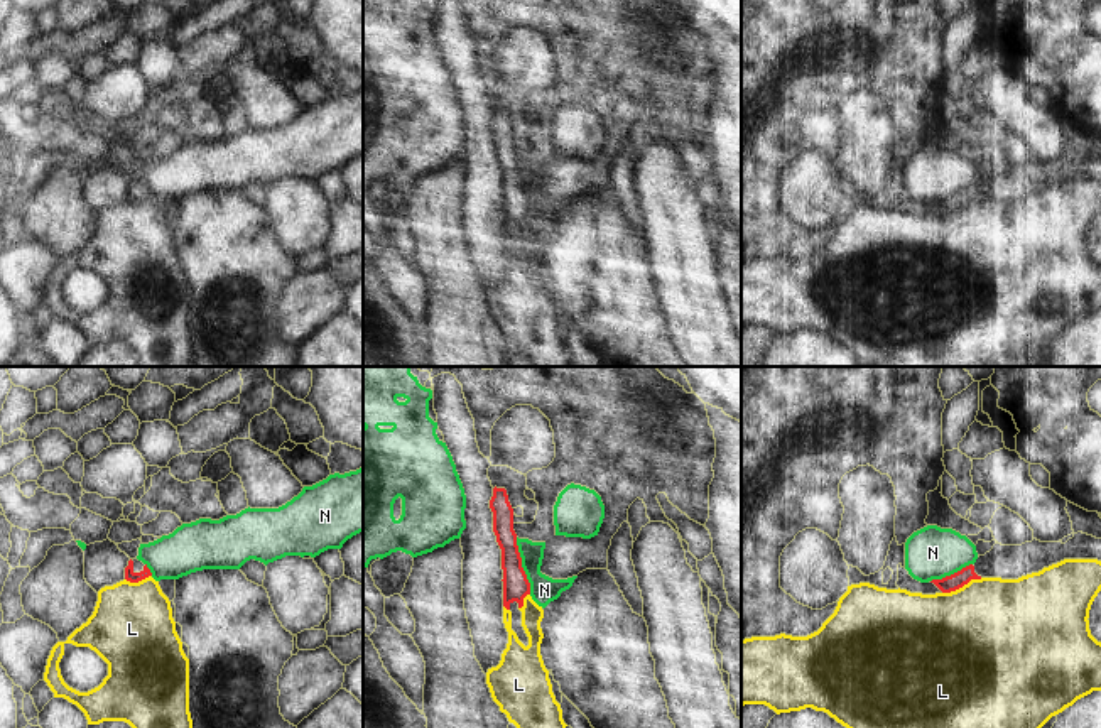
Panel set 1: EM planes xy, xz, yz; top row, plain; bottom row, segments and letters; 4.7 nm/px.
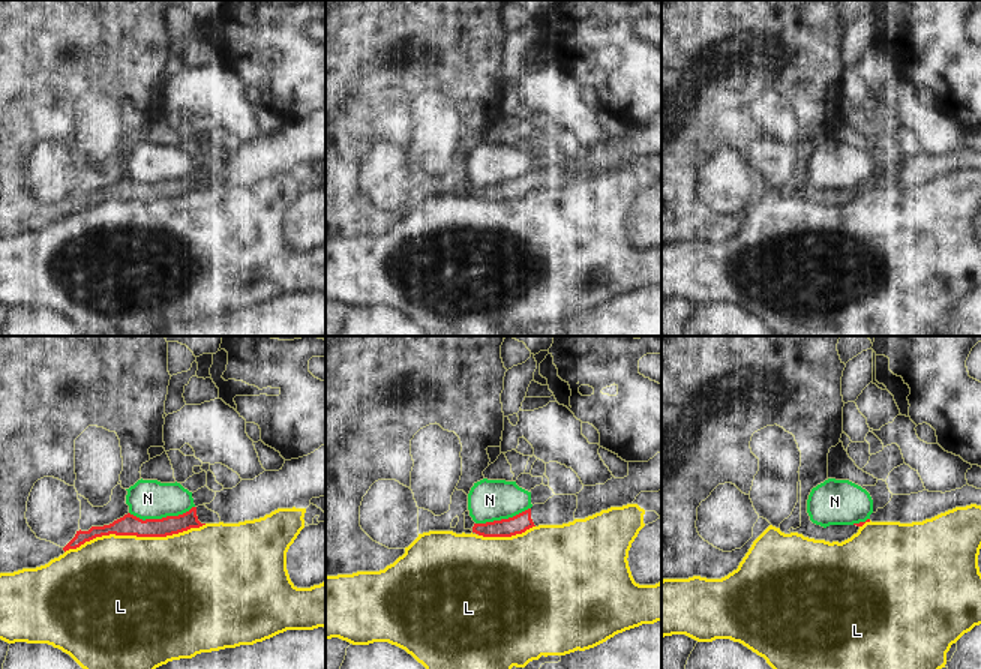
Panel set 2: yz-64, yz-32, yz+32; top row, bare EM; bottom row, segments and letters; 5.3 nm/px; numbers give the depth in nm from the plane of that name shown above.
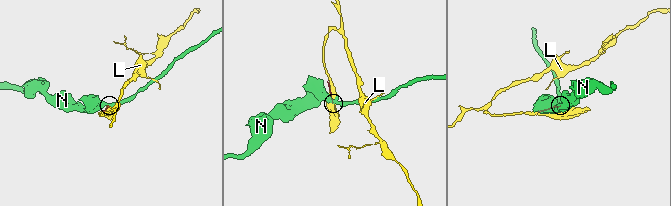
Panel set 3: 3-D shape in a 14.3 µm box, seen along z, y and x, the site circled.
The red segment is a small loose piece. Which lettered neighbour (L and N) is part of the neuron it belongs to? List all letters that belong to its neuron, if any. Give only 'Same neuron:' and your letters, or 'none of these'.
Same neuron: none of these

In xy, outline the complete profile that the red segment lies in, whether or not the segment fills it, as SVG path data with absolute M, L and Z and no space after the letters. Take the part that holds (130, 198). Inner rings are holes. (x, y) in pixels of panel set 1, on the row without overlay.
M130 181L128 187L125 189L125 201L130 204L138 204L145 199L152 198L150 191L147 186L144 186L138 181Z

